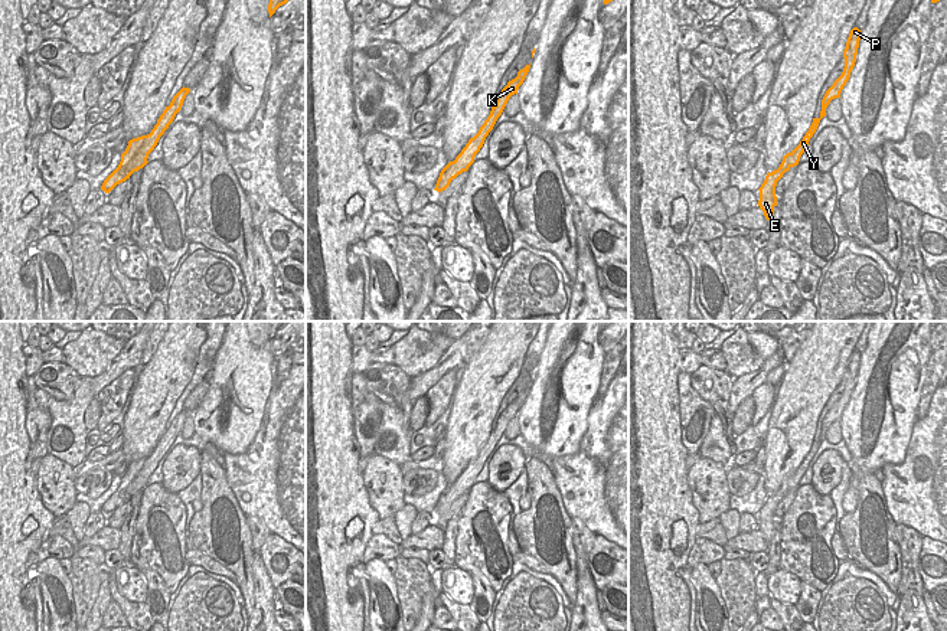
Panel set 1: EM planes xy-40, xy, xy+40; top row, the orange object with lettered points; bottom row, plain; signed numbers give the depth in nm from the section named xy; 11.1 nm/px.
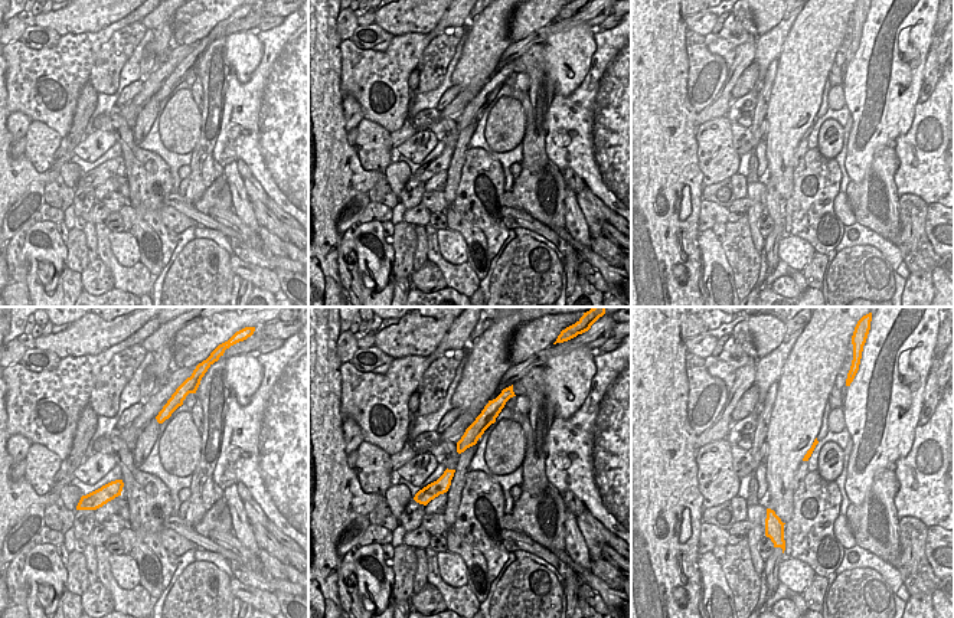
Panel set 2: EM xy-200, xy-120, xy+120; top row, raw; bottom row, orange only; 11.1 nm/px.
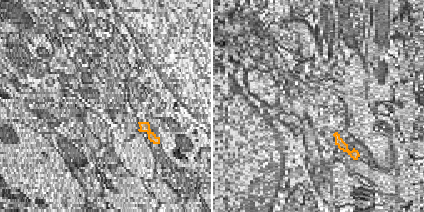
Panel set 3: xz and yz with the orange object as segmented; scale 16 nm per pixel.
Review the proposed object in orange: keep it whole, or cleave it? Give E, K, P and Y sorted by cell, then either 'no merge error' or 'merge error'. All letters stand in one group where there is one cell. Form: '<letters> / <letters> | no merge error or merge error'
E K P / Y | merge error

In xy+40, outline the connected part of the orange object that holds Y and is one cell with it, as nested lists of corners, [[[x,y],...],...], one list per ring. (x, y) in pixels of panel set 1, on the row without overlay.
[[[826,413],[826,416],[824,416],[824,419],[822,422],[820,439],[819,441],[813,441],[813,445],[812,445],[809,454],[806,455],[806,458],[803,460],[803,462],[800,464],[800,467],[791,475],[787,475],[783,480],[783,484],[781,484],[780,490],[777,493],[771,494],[771,496],[767,496],[765,503],[764,503],[764,506],[761,507],[760,511],[763,511],[764,509],[767,509],[767,510],[775,510],[777,504],[783,500],[783,497],[786,494],[788,494],[791,490],[794,490],[794,488],[799,487],[800,480],[804,475],[804,473],[807,471],[810,461],[816,455],[820,442],[823,439],[826,439],[826,431],[827,431],[827,428],[833,422],[827,416],[829,416],[829,413]]]

